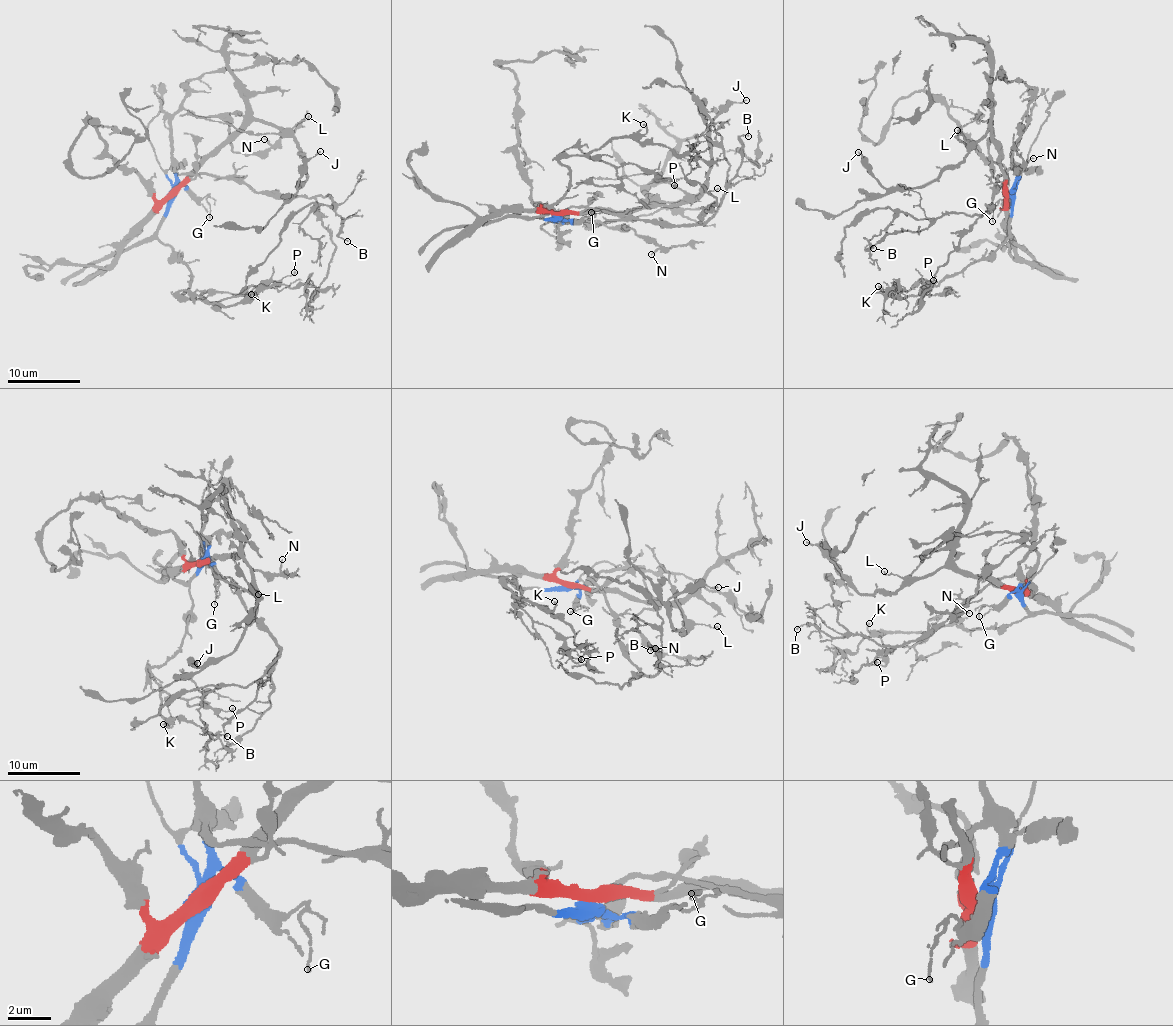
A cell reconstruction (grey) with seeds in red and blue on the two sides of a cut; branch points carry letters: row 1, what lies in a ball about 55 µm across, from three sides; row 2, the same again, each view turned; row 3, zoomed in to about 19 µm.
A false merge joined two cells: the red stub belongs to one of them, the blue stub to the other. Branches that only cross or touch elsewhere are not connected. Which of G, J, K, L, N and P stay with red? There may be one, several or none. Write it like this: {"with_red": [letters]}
{"with_red": ["J", "L"]}

